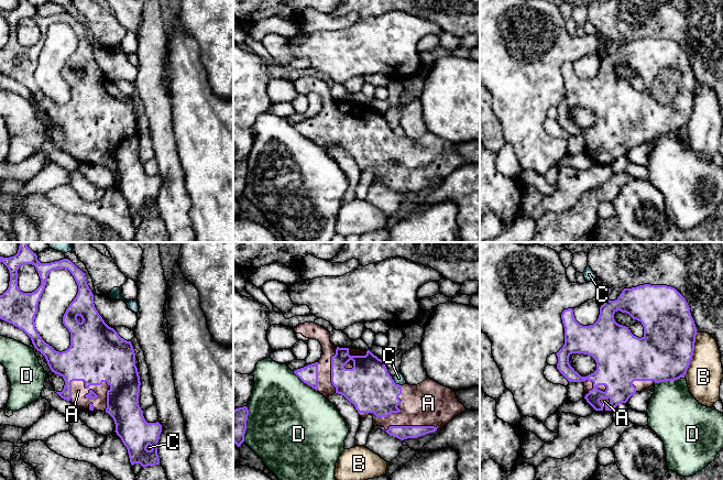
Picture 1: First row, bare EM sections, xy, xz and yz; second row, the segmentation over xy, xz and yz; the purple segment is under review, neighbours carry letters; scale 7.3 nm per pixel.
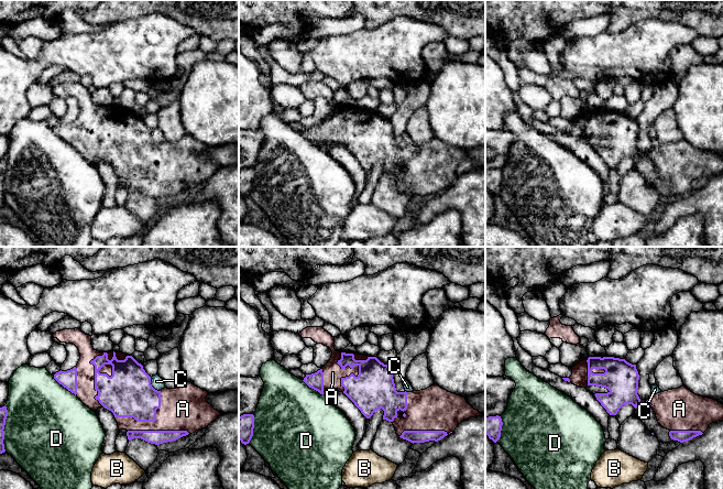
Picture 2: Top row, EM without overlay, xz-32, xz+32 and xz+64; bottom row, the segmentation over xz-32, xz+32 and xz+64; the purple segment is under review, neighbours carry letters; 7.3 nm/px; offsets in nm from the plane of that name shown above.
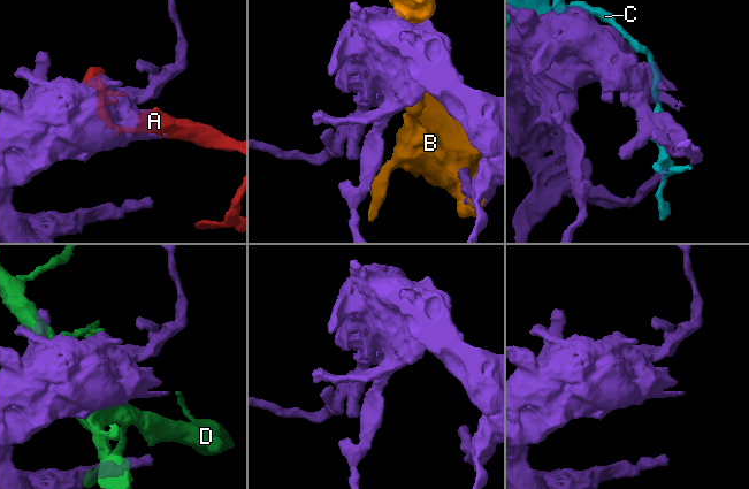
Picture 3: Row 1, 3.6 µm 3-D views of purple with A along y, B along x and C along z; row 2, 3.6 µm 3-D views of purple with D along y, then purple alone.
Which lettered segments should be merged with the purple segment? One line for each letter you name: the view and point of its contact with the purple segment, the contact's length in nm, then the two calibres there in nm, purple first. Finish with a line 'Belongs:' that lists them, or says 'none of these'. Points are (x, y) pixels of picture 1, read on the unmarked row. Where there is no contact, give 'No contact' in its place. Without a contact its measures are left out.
A: Touches purple at xy (100, 138). Shared border 340 nm. Thickness 420 nm (purple) against 110 nm
Belongs: A

